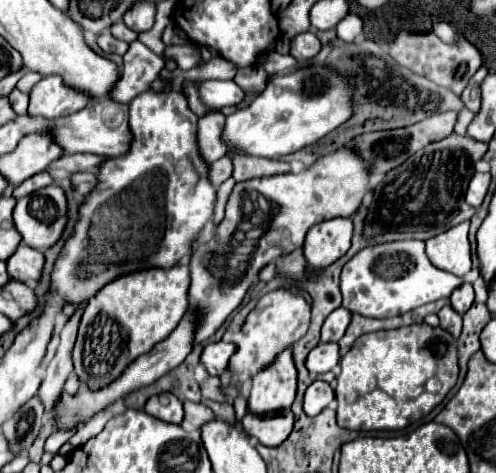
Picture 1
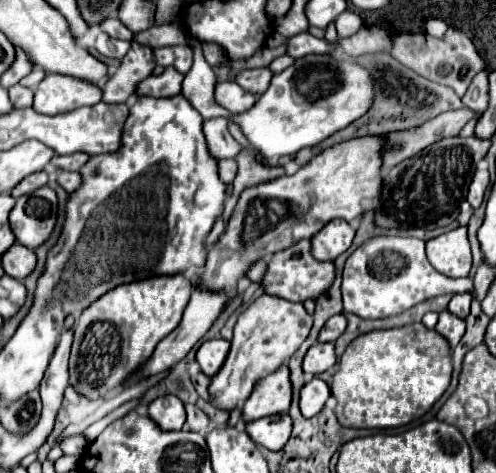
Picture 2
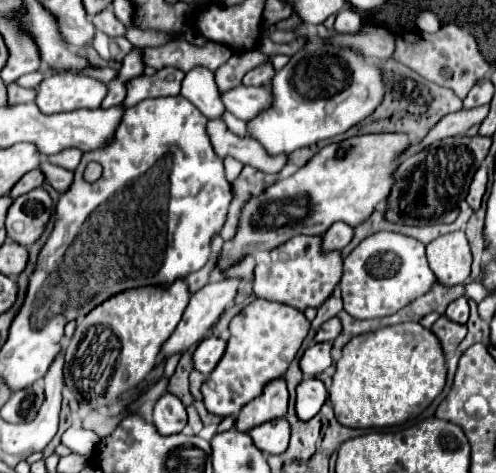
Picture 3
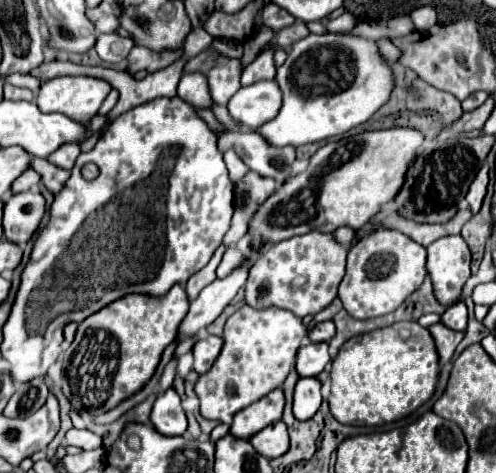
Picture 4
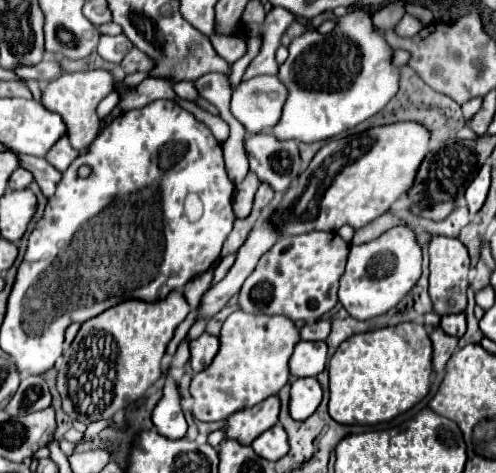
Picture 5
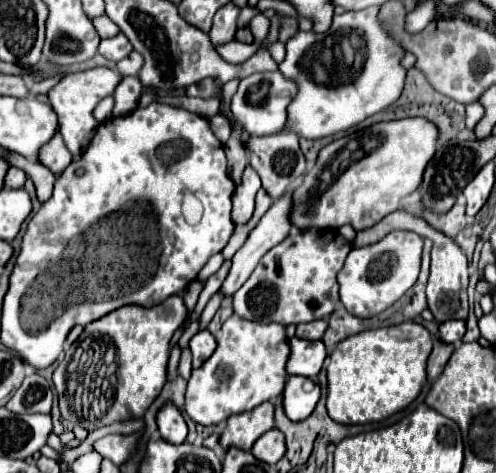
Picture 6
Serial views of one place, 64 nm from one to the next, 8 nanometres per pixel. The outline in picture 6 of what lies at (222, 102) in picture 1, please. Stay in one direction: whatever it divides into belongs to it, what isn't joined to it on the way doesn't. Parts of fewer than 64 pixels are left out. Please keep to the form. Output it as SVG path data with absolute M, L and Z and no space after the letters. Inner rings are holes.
M280 70L274 72L256 72L240 80L240 86L236 94L232 96L232 114L238 118L238 122L246 128L250 136L270 136L278 134L286 128L288 122L288 104L298 92L298 84L290 78L284 78Z

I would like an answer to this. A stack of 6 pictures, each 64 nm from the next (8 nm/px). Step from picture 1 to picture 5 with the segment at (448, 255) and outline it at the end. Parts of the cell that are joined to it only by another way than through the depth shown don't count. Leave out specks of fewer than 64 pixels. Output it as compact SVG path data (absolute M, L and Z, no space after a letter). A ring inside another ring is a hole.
M432 236L430 240L430 286L428 294L438 316L448 316L466 310L466 288L468 288L470 258L466 246L458 238Z

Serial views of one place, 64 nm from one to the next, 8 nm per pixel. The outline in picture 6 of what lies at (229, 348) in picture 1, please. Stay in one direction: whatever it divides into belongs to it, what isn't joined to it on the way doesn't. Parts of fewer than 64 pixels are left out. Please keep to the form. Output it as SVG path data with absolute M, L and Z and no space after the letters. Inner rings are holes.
M200 330L192 340L190 340L190 350L192 350L192 368L200 368L208 356L212 356L216 348L216 340L208 330Z

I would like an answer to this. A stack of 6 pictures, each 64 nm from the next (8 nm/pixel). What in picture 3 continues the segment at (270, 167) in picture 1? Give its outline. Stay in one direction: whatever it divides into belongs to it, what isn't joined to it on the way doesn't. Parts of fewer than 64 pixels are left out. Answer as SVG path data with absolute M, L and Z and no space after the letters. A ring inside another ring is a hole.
M244 166L242 174L236 178L236 182L232 184L232 192L234 192L234 198L232 198L232 204L230 204L230 212L228 212L228 220L222 228L222 238L224 242L232 240L236 236L236 230L238 230L238 224L240 224L240 214L242 214L242 208L244 204L254 198L254 196L260 196L264 194L264 190L268 186L272 186L274 182L278 180L278 176L274 174L262 174L262 172L256 172L254 168L250 166Z

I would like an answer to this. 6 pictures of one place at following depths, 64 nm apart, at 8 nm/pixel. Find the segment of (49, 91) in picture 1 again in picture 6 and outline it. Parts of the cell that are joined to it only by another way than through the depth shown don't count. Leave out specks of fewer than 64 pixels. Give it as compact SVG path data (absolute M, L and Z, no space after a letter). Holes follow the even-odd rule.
M90 68L90 70L82 70L82 72L76 72L76 74L68 74L66 78L62 78L50 92L48 92L48 98L50 98L50 106L52 110L58 114L58 124L60 124L60 134L64 138L64 144L66 148L74 154L74 156L80 156L84 152L84 148L88 146L88 142L92 140L94 136L94 130L96 130L96 120L92 116L92 110L96 108L96 104L106 98L106 96L112 96L116 86L120 84L122 80L122 74L116 72L116 70L110 70L110 68Z

